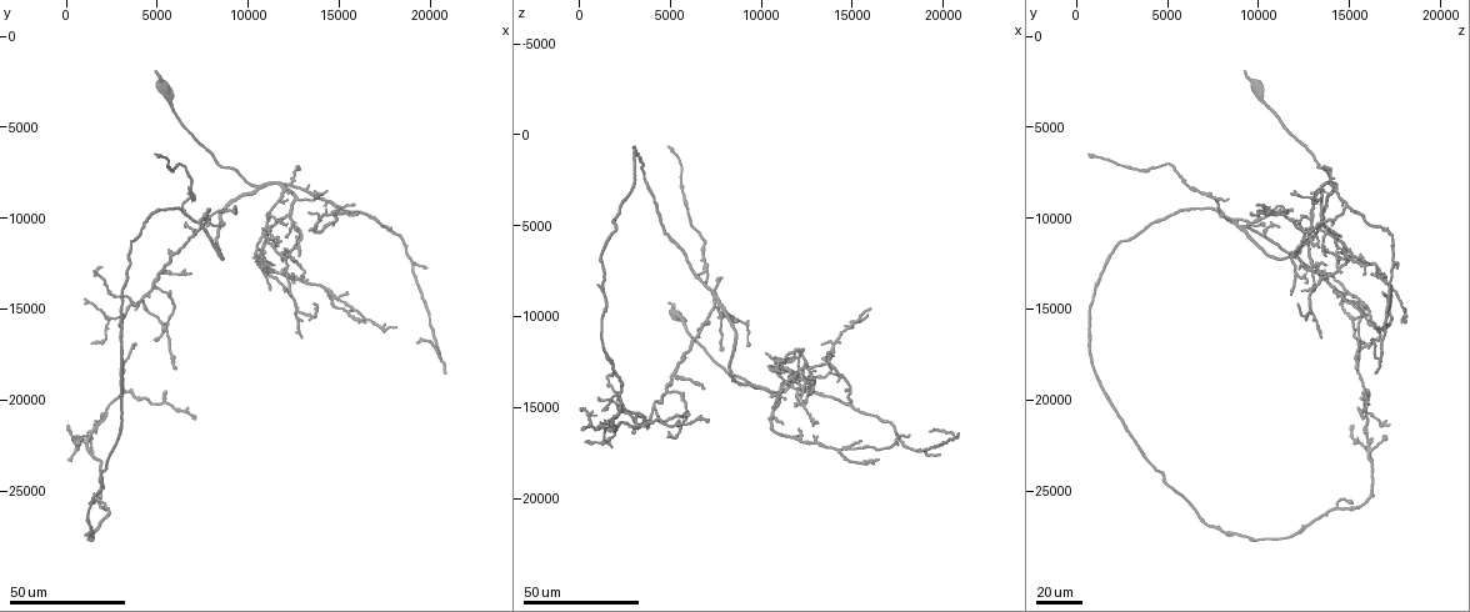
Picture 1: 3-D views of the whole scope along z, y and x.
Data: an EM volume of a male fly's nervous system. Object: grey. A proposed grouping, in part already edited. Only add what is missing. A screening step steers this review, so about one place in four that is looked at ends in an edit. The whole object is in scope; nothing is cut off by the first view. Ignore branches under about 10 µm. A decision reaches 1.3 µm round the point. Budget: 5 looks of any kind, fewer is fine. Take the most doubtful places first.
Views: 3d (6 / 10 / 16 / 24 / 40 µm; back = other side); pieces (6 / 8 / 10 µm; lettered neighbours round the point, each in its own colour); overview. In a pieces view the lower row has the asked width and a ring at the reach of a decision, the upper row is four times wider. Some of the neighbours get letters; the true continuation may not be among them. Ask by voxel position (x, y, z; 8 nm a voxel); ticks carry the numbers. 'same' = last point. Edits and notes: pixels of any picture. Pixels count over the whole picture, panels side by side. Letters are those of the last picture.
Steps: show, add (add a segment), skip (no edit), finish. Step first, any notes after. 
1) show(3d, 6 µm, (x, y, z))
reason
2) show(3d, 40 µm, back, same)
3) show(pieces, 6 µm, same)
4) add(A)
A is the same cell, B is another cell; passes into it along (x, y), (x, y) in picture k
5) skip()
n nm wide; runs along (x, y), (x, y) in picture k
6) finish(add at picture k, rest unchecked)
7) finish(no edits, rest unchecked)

show(3d, 40 µm, (13800, 8800, 11800))
long arm stops here

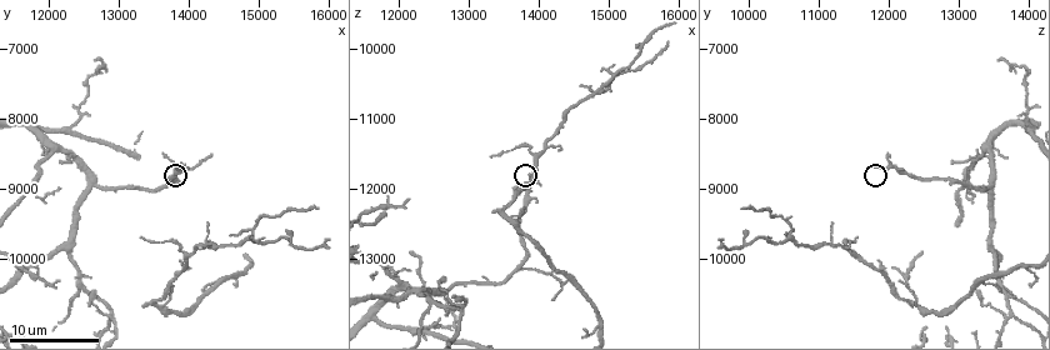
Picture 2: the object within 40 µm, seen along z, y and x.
show(pieces, 6 µm, (13850, 8650, 11800))
see the neighbours

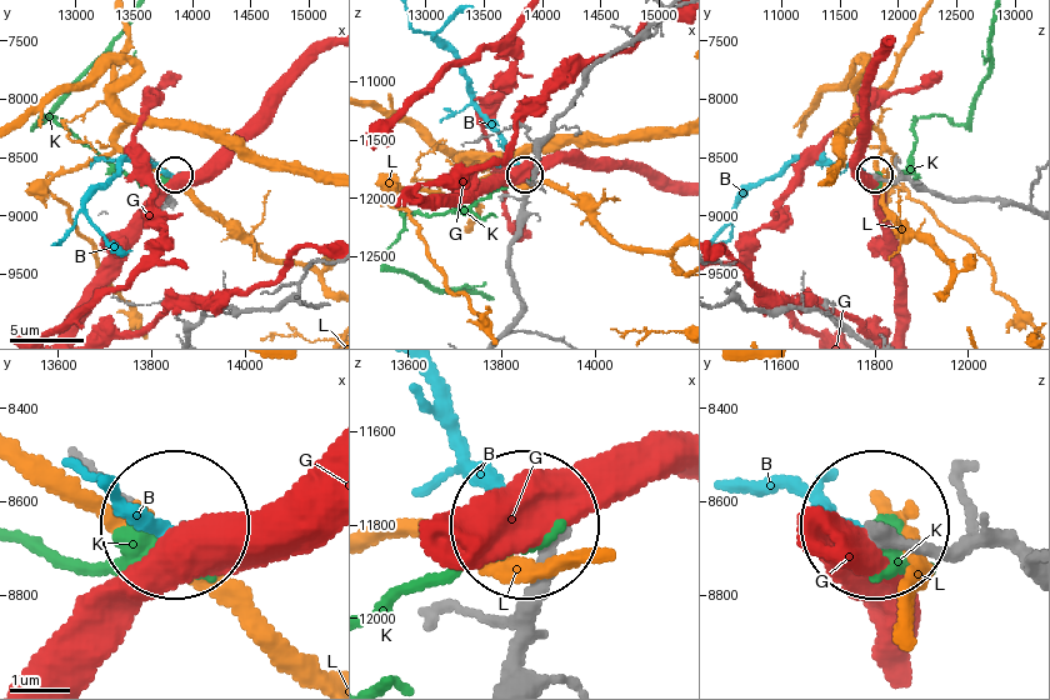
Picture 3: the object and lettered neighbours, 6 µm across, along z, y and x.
add(B)
B is the same cell, G, K and L are other cells; passes into it along (1020, 565), (980, 540), (890, 540), (786, 485), (726, 480) in picture 3; the neuron continues

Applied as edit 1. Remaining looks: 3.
show(overview)

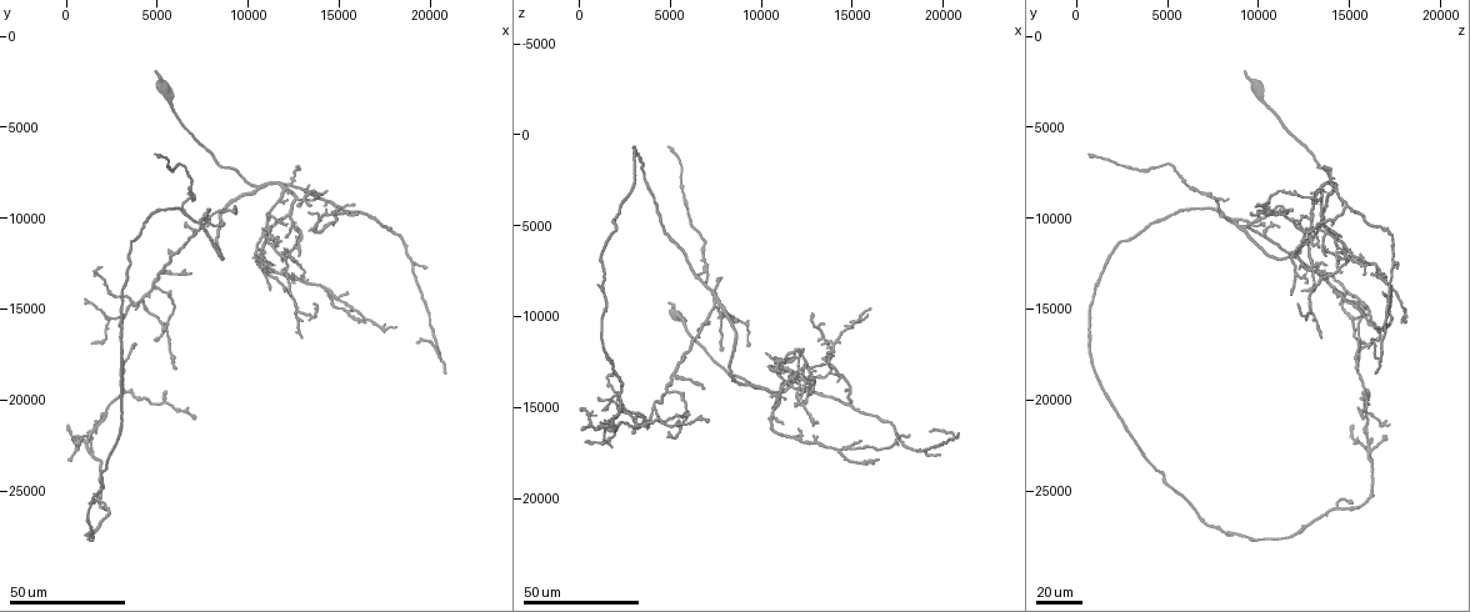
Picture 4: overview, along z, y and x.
show(3d, 24 µm, (6800, 13000, 14000))
end of a long branch

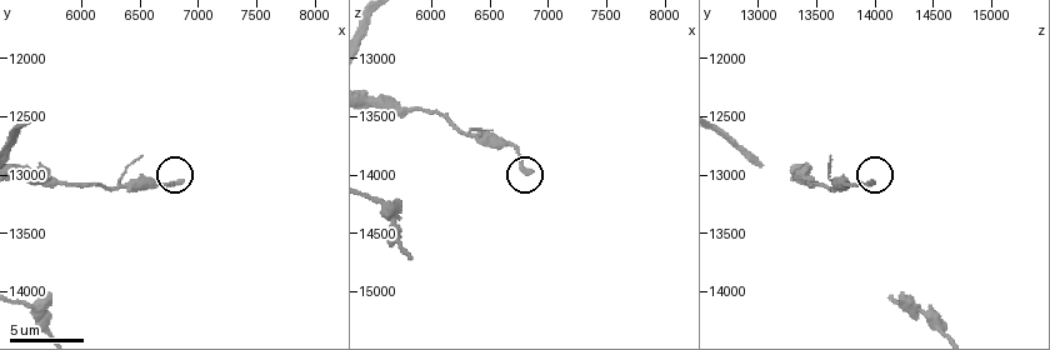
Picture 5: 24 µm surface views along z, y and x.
show(pieces, 10 µm, (6840, 13040, 13980))

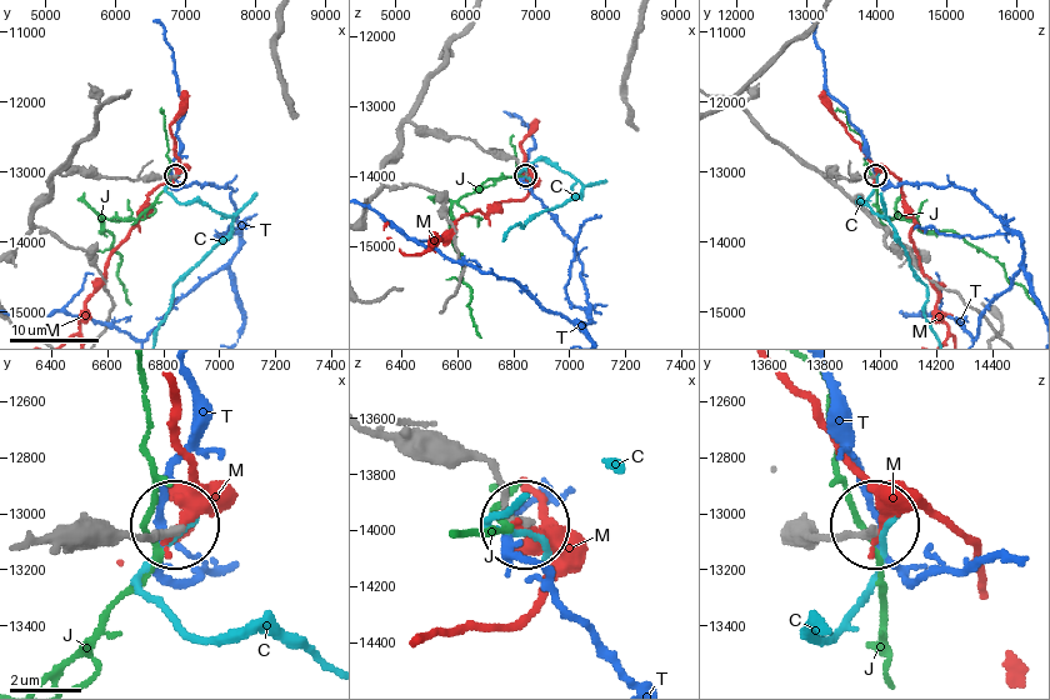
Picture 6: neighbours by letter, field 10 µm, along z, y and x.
skip()
C, J, M and T are other cells; runs along (784, 541), (838, 541), (871, 526) in picture 6; none of them fits

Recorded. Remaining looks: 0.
finish(add at picture 3, rest unchecked)

